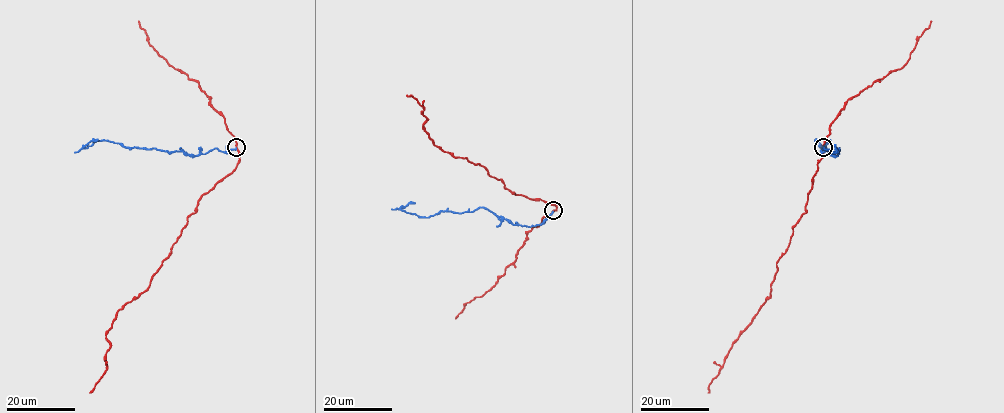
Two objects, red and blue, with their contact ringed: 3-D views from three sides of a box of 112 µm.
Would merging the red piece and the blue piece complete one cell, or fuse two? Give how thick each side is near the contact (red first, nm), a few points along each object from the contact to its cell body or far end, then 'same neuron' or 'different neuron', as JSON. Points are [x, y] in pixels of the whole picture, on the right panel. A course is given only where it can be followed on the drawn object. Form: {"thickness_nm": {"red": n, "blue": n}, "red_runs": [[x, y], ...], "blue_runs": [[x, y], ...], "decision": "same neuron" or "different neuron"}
{"thickness_nm": {"red": 190, "blue": 190}, "red_runs": [[823, 147], [808, 193], [805, 212], [792, 228], [786, 252], [776, 263], [770, 297], [733, 344], [708, 392]], "blue_runs": [[824, 147], [834, 153], [838, 148], [838, 153], [821, 151], [829, 140], [822, 147], [815, 140]], "decision": "different neuron"}

